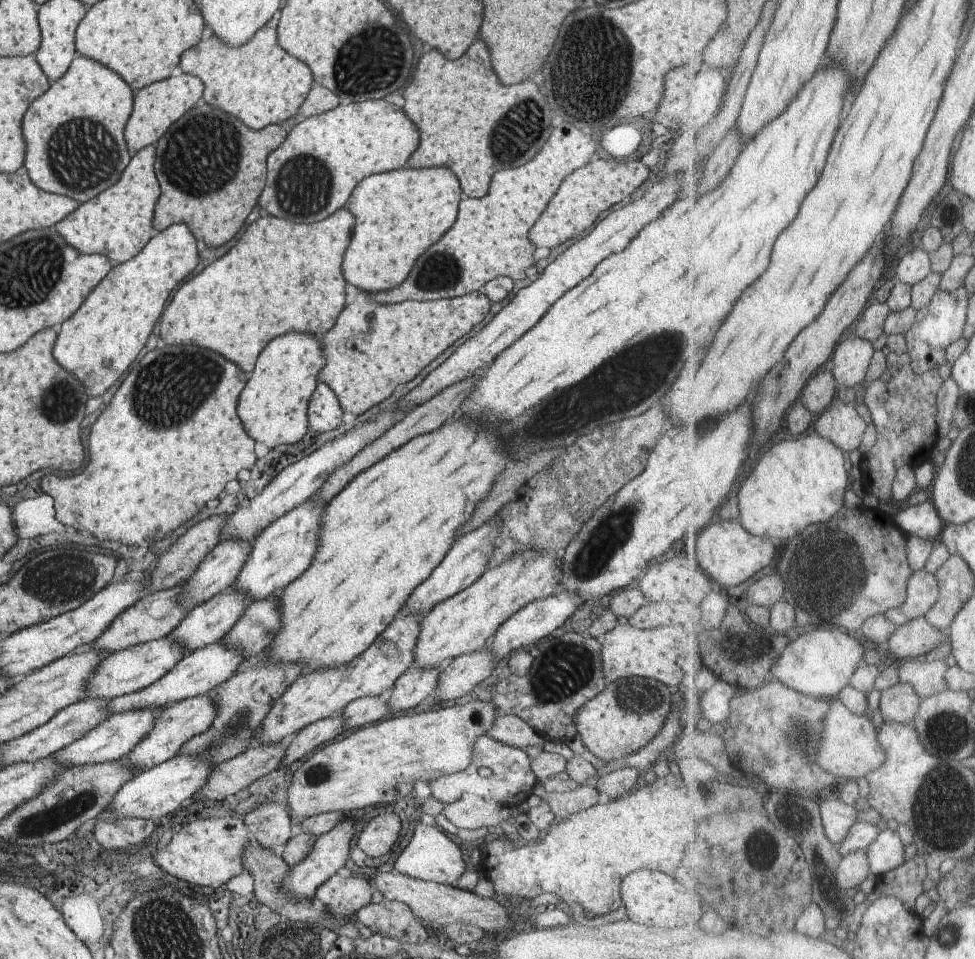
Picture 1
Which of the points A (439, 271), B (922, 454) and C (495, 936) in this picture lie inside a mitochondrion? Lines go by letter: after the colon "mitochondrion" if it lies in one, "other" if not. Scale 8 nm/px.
A: mitochondrion
B: other
C: other

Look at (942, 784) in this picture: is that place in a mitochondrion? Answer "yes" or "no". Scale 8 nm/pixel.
yes

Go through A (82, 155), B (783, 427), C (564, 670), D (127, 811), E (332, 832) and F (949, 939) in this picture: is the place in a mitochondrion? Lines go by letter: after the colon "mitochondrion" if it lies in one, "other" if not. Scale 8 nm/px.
A: mitochondrion
B: other
C: mitochondrion
D: other
E: other
F: mitochondrion

